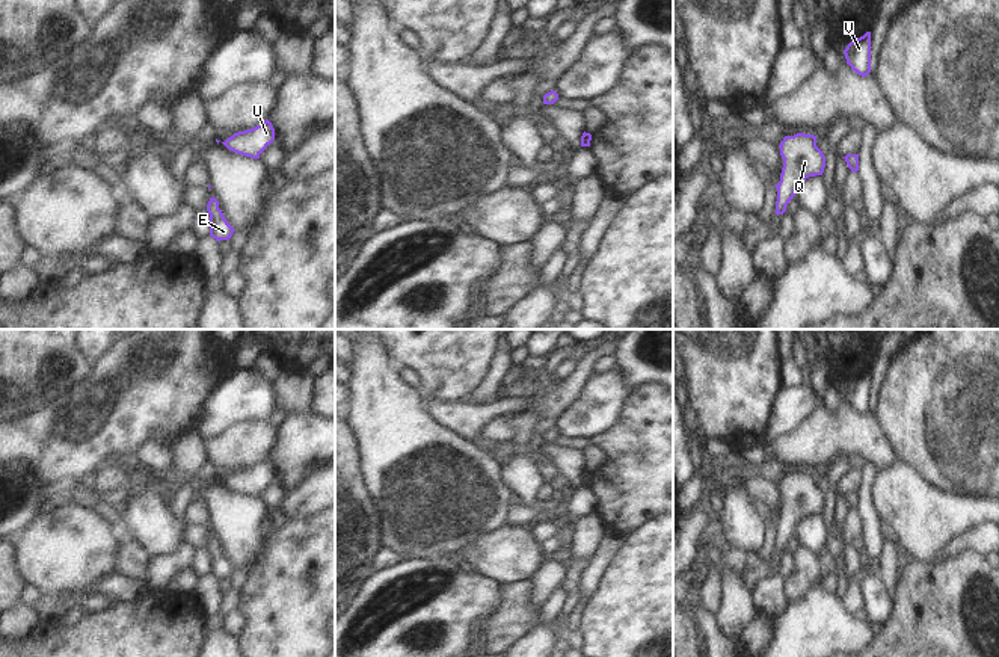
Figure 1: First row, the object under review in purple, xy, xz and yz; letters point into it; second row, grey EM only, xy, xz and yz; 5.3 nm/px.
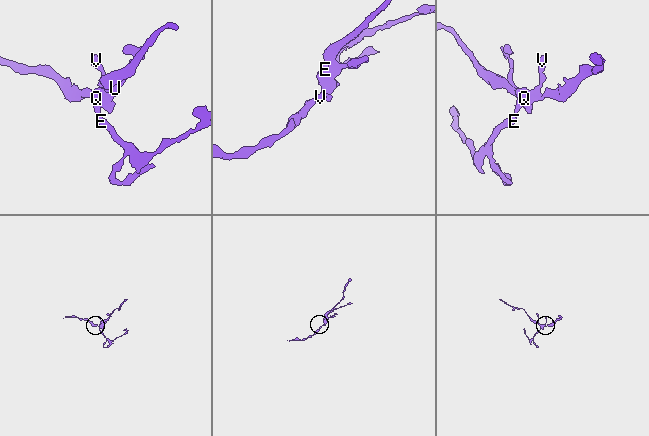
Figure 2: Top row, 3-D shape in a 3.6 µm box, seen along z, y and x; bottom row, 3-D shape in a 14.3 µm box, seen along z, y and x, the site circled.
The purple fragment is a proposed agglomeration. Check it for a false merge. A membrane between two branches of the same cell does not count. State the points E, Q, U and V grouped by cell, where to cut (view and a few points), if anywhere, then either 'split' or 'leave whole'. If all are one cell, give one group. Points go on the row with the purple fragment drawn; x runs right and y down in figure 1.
E Q U V; no cut; leave whole

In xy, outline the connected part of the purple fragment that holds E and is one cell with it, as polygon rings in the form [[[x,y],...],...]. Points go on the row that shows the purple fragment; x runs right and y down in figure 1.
[[[214,196],[210,198],[207,211],[210,214],[210,236],[217,242],[229,240],[235,230],[225,219],[222,210],[219,208],[219,201]]]

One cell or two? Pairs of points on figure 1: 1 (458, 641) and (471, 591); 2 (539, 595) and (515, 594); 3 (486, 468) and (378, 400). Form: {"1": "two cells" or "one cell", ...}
{"1": "one cell", "2": "two cells", "3": "one cell"}

